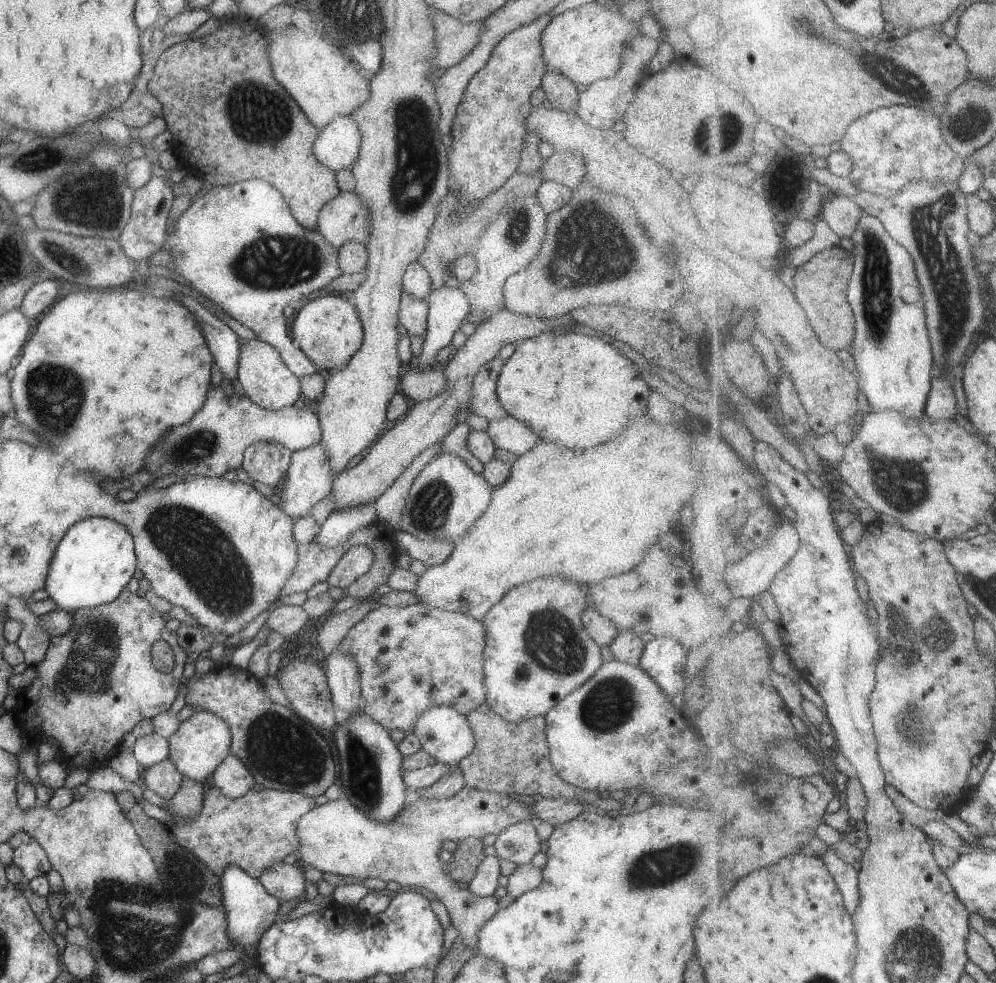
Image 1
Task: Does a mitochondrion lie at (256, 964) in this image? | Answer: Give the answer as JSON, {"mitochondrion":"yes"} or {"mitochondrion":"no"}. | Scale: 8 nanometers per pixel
{"mitochondrion":"no"}

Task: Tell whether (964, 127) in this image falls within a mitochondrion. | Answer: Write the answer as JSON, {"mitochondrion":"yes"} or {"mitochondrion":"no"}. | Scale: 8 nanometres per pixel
{"mitochondrion":"yes"}

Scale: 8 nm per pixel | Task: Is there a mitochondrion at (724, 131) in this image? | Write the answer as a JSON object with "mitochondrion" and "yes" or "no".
{"mitochondrion":"yes"}

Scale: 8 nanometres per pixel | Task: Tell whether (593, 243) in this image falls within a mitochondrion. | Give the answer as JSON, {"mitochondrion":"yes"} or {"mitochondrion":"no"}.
{"mitochondrion":"yes"}

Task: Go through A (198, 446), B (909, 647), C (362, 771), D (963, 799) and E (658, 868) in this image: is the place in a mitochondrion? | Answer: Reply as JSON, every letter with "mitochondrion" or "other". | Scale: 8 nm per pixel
{"A":"mitochondrion","B":"mitochondrion","C":"mitochondrion","D":"other","E":"mitochondrion"}

